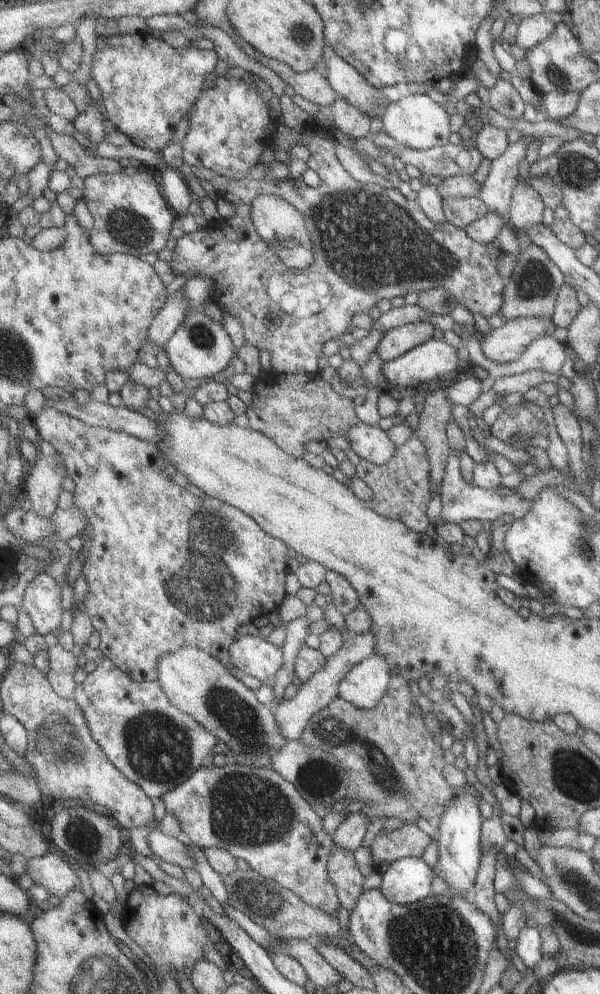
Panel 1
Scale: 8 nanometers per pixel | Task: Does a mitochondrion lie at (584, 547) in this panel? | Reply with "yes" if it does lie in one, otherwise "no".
yes

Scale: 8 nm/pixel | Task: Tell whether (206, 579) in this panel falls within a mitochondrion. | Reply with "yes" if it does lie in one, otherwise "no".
yes

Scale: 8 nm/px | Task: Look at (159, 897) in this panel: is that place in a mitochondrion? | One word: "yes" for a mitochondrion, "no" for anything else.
no

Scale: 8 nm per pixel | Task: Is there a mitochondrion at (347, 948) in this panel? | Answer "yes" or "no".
no

